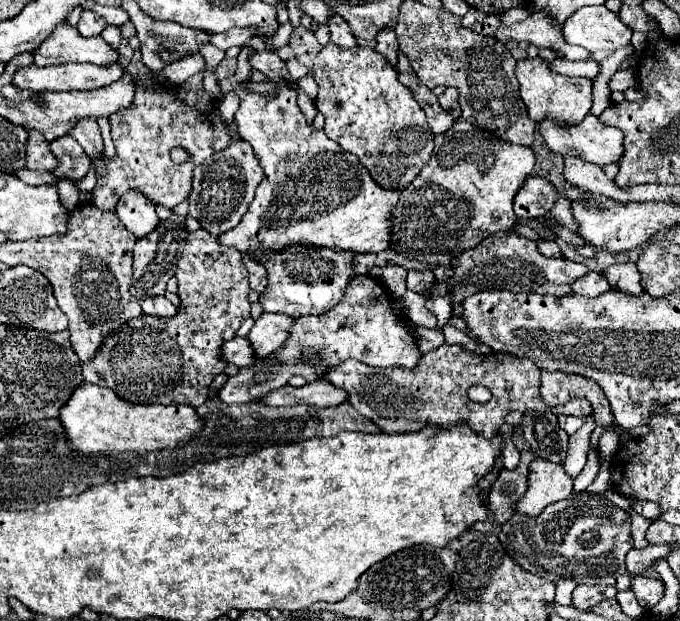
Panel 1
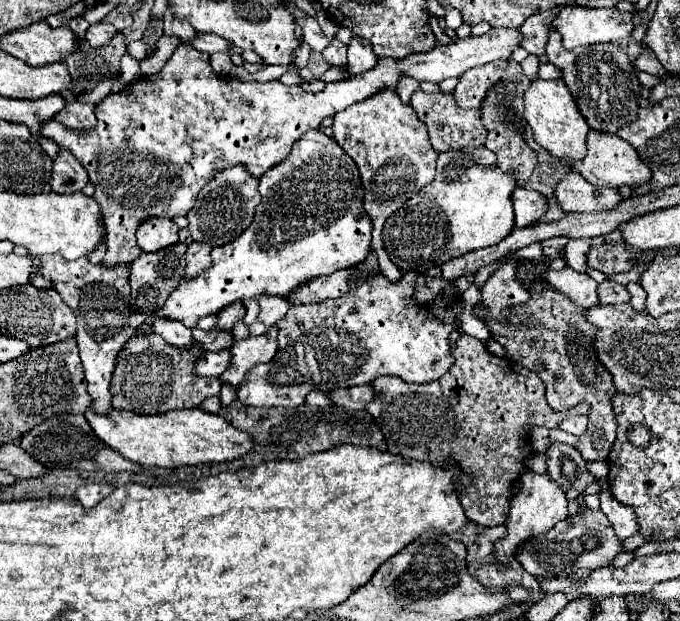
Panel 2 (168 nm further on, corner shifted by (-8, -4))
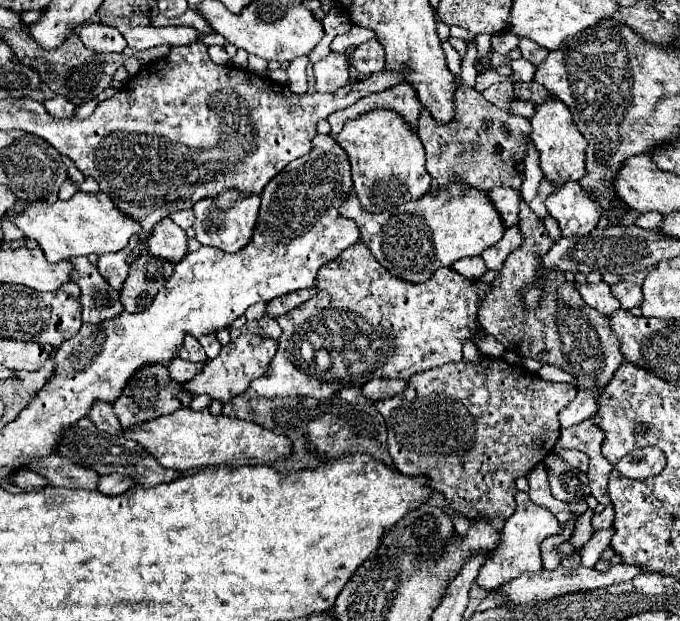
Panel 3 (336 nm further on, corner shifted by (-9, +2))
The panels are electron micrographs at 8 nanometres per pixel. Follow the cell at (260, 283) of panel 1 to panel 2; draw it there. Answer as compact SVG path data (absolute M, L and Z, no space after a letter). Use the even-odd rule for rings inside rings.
M260 296L258 304L260 304L258 318L256 318L256 322L252 322L248 326L252 336L262 336L270 326L274 326L280 318L284 318L290 308L286 304L286 300L278 298L278 296Z

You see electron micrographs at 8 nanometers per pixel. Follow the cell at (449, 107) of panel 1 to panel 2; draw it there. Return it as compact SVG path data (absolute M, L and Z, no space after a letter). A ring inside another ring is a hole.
M496 60L490 62L488 66L480 66L480 68L470 68L464 76L458 78L458 86L454 90L456 102L466 108L478 108L486 96L486 92L504 78L504 70L506 70L508 62L506 60Z

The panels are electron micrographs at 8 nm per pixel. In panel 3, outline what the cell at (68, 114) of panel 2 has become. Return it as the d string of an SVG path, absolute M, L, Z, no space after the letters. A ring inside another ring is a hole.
M55 96L51 100L45 102L45 108L51 116L57 116L57 118L69 118L69 116L75 116L75 108L67 98L61 98L61 96Z

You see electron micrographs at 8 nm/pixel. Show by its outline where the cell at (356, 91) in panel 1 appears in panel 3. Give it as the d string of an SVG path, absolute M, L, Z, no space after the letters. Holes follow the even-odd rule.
M371 110L363 112L353 120L347 120L337 142L347 150L351 172L353 172L353 188L365 212L391 210L403 202L411 202L421 198L431 188L429 172L425 170L425 148L417 132L393 110ZM377 182L397 182L393 188L375 188Z

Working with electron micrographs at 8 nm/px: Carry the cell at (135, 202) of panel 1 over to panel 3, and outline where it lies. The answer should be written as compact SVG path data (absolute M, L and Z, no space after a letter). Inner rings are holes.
M163 218L153 228L147 250L157 258L179 262L187 254L187 234L171 218Z

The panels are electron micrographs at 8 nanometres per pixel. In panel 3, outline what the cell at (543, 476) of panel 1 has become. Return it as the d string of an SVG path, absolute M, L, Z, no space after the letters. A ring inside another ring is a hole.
M517 492L515 494L515 500L517 500L517 510L505 522L505 526L501 530L501 542L499 542L499 546L483 562L483 566L479 570L479 576L477 576L477 582L485 590L493 590L493 588L501 586L503 582L519 576L521 572L539 572L543 568L539 544L547 536L553 536L553 534L563 532L563 526L557 522L557 518L553 518L553 514L549 514L549 510L545 510L543 506L537 506L533 502L525 504L525 492Z

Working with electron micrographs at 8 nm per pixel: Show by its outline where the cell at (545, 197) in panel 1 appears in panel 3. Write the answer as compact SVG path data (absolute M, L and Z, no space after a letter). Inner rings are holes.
M493 188L489 190L489 198L495 204L495 208L499 210L503 222L507 228L517 224L517 212L519 212L519 204L521 204L521 192L513 190L513 188Z

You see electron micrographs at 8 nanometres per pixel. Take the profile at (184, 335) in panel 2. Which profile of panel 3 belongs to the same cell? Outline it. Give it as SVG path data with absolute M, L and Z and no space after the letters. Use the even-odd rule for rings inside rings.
M185 334L185 342L183 342L181 350L179 350L179 358L191 360L191 362L203 362L203 360L207 360L207 354L201 348L197 338L189 338L189 334Z

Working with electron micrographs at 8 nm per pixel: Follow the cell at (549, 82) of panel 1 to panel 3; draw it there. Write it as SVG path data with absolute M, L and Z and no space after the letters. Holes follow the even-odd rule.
M551 94L541 106L535 106L535 114L531 118L531 140L535 142L535 146L539 150L541 170L557 186L563 186L569 180L581 180L585 176L587 140L583 138L581 132L577 132L575 126L577 124L573 122L571 110L561 100L553 98Z

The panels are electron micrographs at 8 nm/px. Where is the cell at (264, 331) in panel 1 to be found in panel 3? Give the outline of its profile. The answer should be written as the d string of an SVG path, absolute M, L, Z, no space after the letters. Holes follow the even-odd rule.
M241 334L239 338L231 340L229 344L225 344L219 352L217 358L209 360L203 368L201 374L197 374L193 380L189 380L185 384L185 390L191 392L193 396L199 394L207 394L211 398L217 398L221 402L229 402L233 396L245 392L251 384L251 380L259 378L265 374L269 362L273 360L277 352L277 340L273 338L265 338L261 334Z

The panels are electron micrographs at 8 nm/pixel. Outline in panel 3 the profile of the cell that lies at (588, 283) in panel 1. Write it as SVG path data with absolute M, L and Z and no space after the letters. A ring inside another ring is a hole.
M617 282L611 286L611 294L617 296L617 300L621 302L621 308L625 310L631 310L633 306L639 306L641 300L643 300L643 294L641 294L641 286L637 284L631 284L631 282Z

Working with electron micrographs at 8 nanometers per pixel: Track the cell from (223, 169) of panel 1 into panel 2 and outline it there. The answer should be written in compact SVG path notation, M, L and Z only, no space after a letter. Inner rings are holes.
M228 168L218 172L212 182L208 182L196 200L196 206L188 212L188 230L194 242L206 242L210 246L224 246L238 238L252 222L254 208L260 204L258 180L252 180L244 168Z

